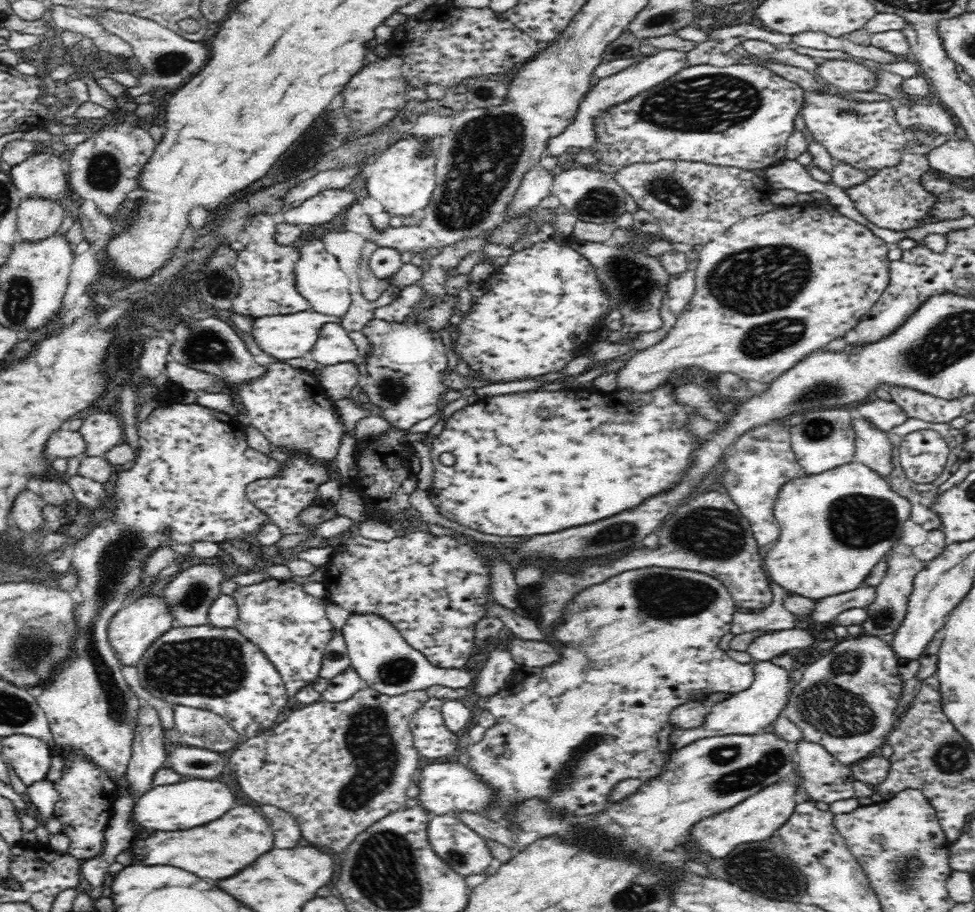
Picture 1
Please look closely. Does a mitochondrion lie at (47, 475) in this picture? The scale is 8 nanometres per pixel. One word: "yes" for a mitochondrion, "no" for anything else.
no

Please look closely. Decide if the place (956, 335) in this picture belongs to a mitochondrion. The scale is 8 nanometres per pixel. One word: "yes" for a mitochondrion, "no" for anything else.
yes

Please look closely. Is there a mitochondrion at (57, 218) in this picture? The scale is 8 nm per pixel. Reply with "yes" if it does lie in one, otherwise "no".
no

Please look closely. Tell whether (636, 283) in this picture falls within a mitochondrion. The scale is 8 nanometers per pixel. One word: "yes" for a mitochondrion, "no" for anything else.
yes

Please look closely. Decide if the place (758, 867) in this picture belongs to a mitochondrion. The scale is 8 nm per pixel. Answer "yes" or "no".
yes

